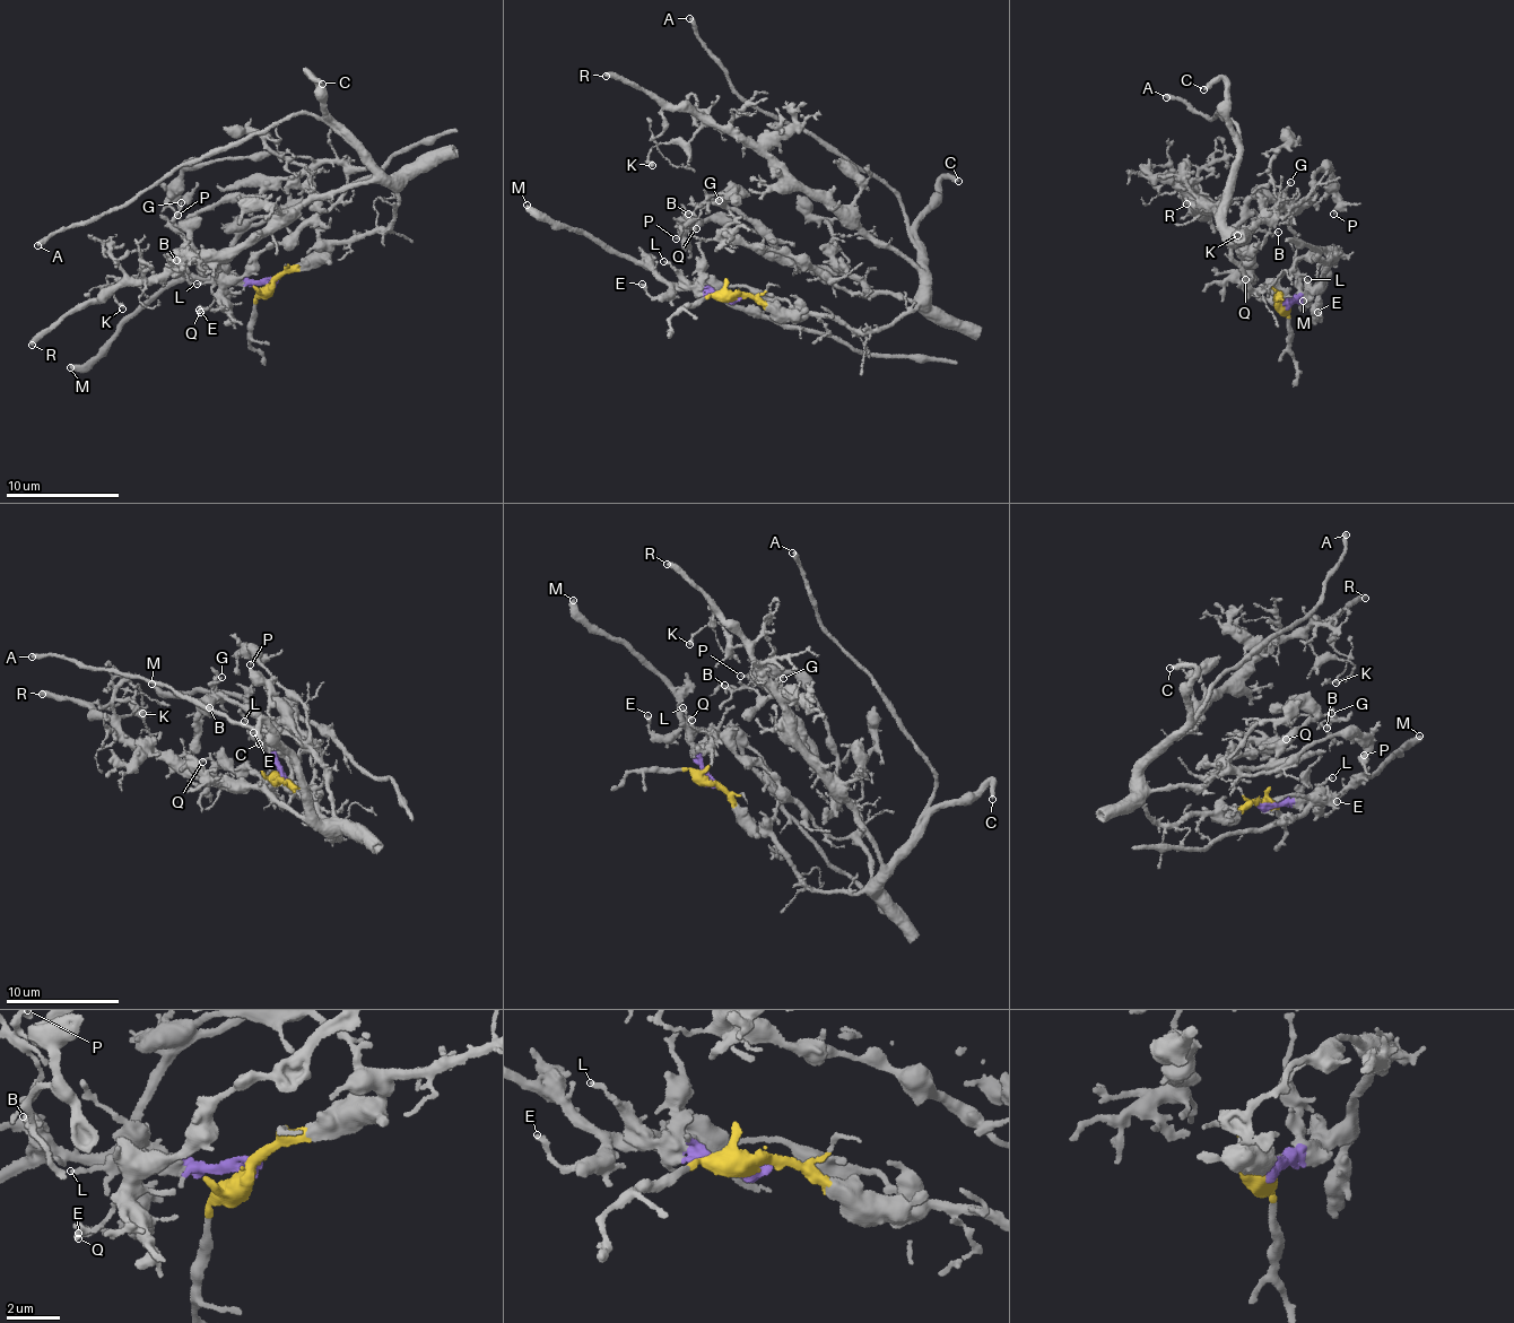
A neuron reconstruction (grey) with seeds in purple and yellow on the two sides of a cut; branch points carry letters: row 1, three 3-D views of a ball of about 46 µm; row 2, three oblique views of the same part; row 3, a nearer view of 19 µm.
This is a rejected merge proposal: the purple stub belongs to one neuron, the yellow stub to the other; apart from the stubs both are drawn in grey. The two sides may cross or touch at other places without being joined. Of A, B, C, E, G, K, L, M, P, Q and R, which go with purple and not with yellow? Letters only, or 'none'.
E, L, M

